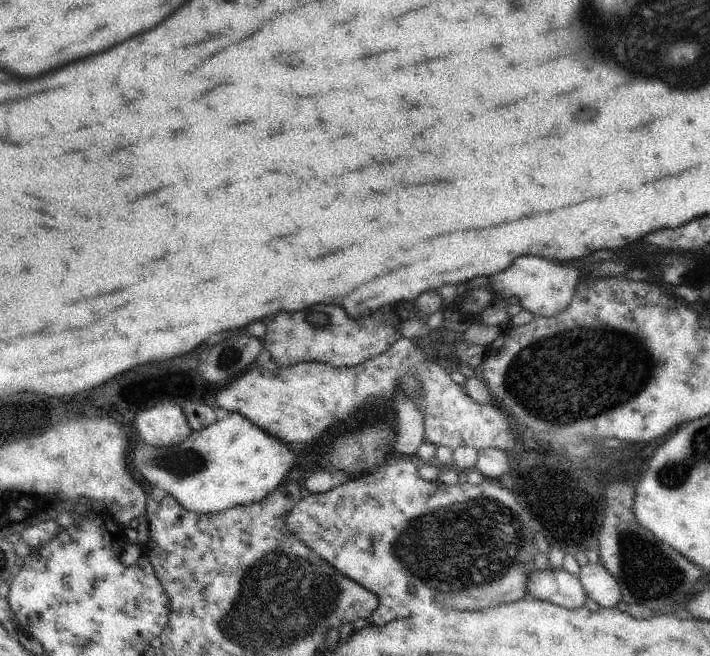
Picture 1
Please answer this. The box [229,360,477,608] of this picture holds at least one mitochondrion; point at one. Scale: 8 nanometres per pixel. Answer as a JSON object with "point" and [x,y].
{"point":[404,377]}

